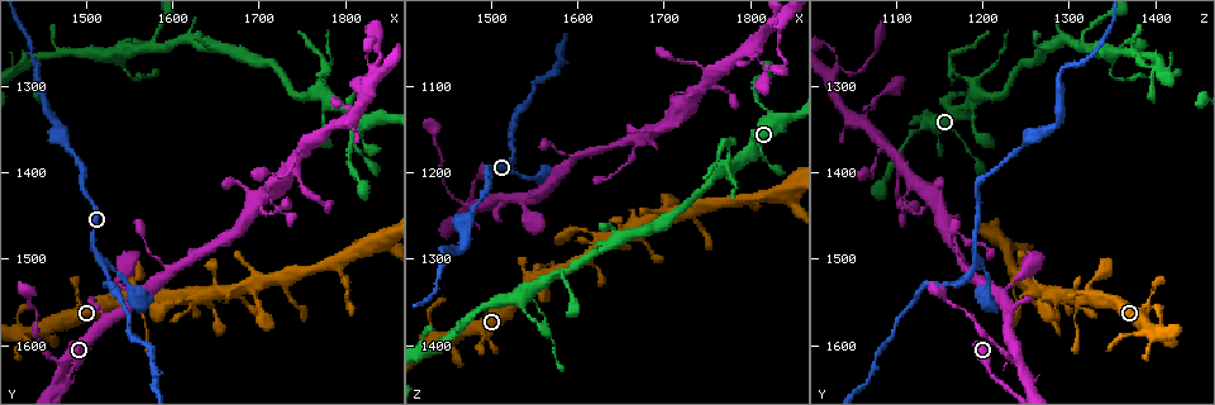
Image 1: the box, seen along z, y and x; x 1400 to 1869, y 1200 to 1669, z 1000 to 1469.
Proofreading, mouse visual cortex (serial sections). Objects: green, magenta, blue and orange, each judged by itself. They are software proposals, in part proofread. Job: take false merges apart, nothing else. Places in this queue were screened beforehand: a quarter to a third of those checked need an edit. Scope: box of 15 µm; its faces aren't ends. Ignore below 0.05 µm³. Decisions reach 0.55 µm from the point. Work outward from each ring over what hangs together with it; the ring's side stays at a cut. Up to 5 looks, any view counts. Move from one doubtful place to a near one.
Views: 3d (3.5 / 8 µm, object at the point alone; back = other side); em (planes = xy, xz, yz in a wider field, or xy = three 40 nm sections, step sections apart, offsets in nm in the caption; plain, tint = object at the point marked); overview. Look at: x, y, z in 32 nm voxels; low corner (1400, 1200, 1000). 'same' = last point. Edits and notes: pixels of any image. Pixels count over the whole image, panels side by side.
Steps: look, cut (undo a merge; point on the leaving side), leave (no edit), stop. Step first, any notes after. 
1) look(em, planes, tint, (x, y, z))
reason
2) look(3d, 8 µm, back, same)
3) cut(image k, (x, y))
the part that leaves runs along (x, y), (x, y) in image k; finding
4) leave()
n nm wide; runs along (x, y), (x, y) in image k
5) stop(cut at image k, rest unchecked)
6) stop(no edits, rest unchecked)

look(3d, 3.5 µm, (1515, 1495, 1190))

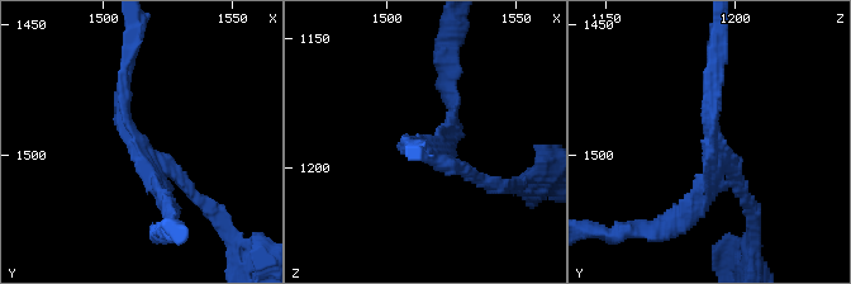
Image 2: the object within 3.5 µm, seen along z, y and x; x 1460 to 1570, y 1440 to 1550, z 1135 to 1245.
look(em, xy, step 5, tint, (1514, 1499, 1191))
3 arms; arms of 150, 150, 200 nm

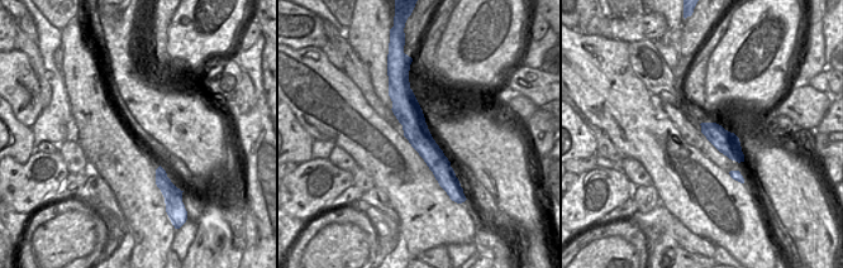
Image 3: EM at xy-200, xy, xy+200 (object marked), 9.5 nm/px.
leave()
runs along (399, 84), (444, 182) in image 3; continuous, no second cell

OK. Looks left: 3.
look(3d, 3.5 µm, (1775, 1290, 1170))
abrupt turn

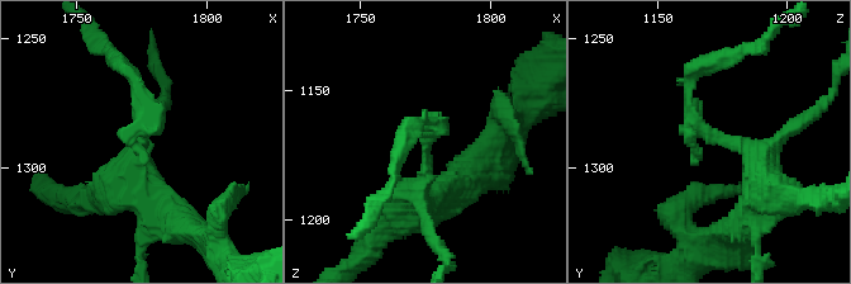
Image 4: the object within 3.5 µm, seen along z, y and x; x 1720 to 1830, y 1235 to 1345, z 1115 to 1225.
cut(image 4, (124, 70))
arms of 150, 500 nm; the part that leaves runs along (147, 108), (132, 74), (100, 46) in image 4; two cells meet here

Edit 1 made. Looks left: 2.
stop(cut at image 4, rest unchecked)

